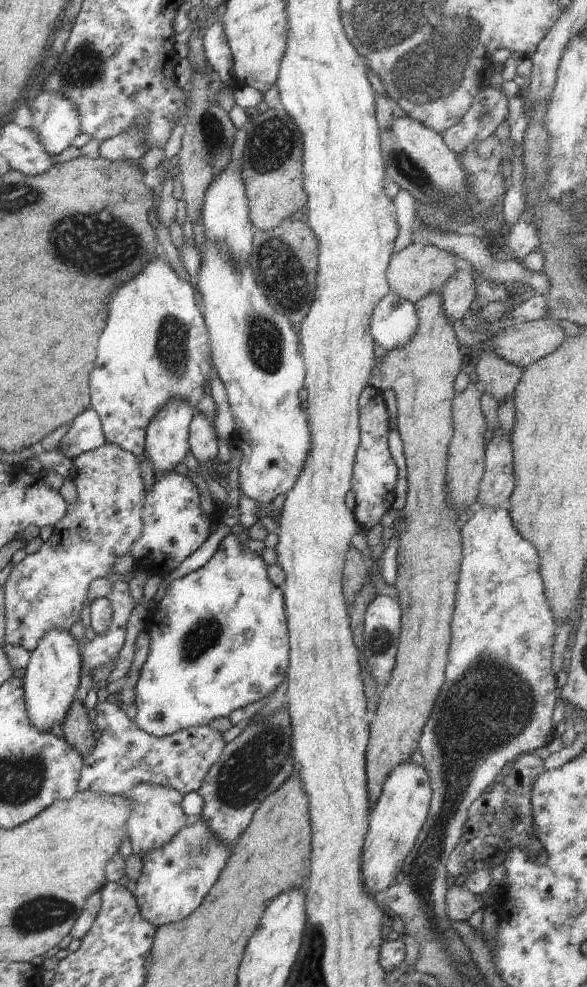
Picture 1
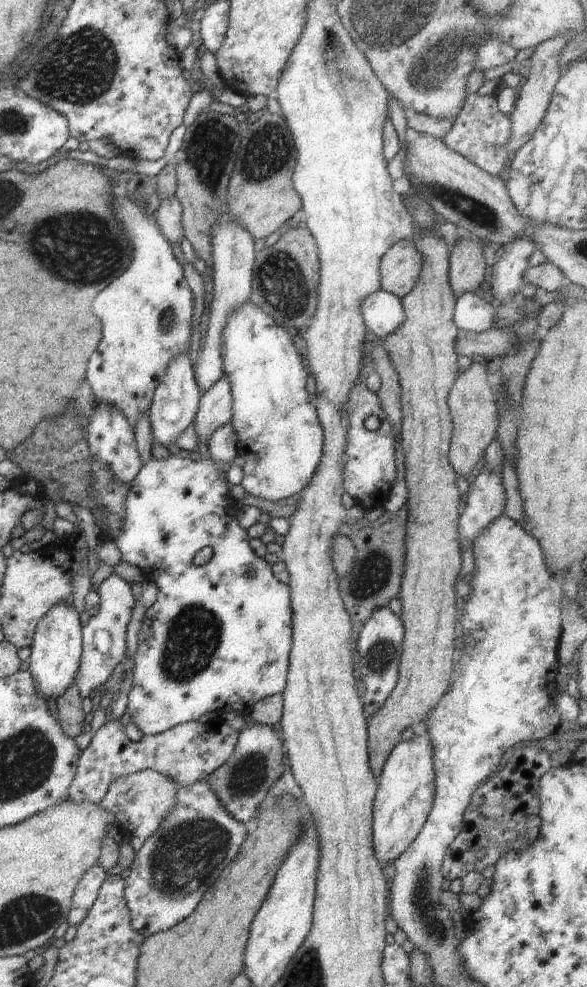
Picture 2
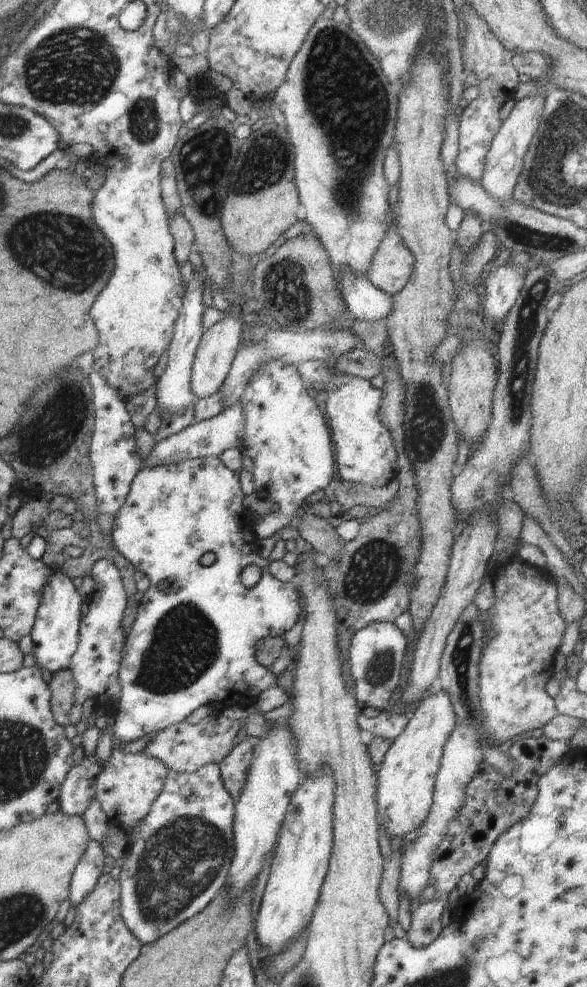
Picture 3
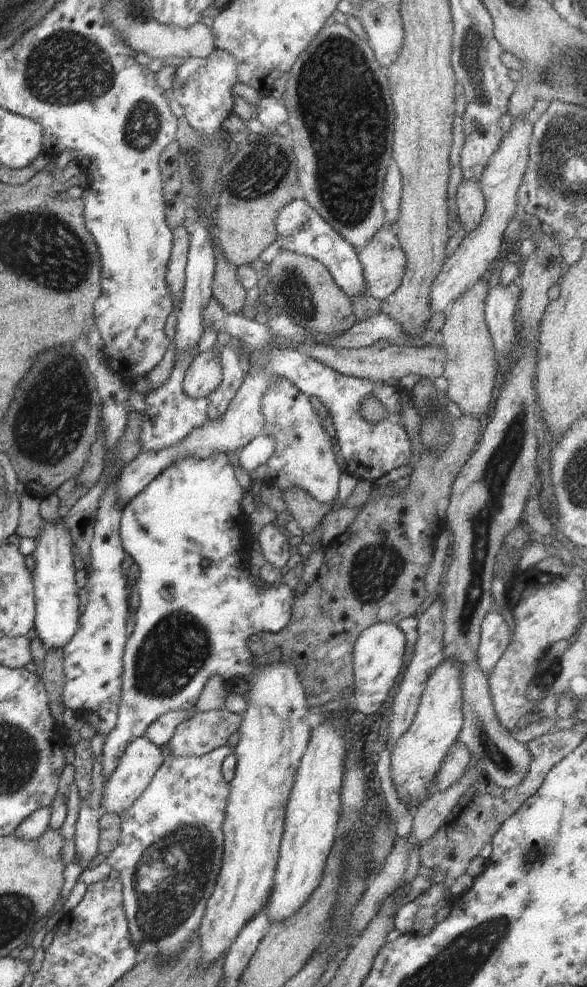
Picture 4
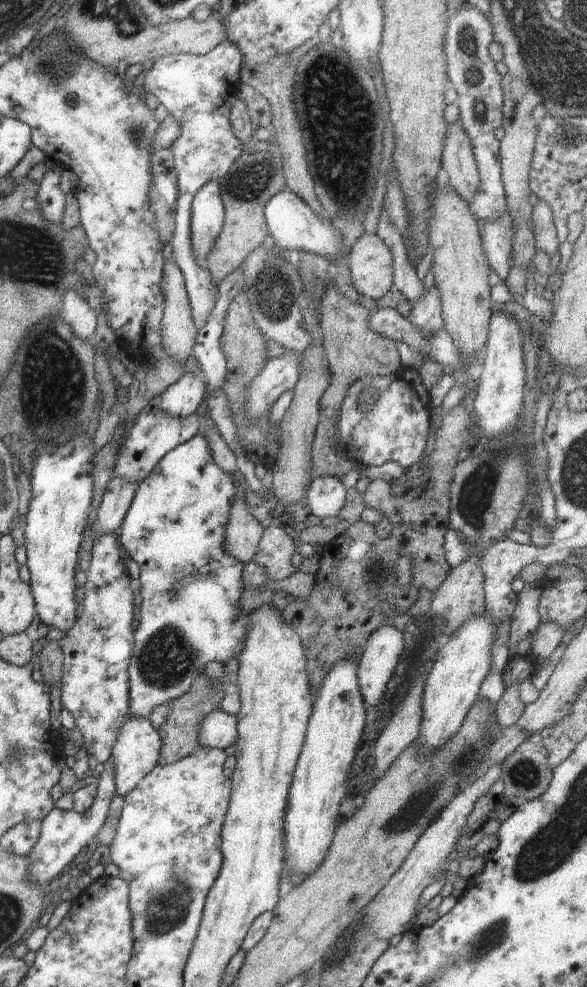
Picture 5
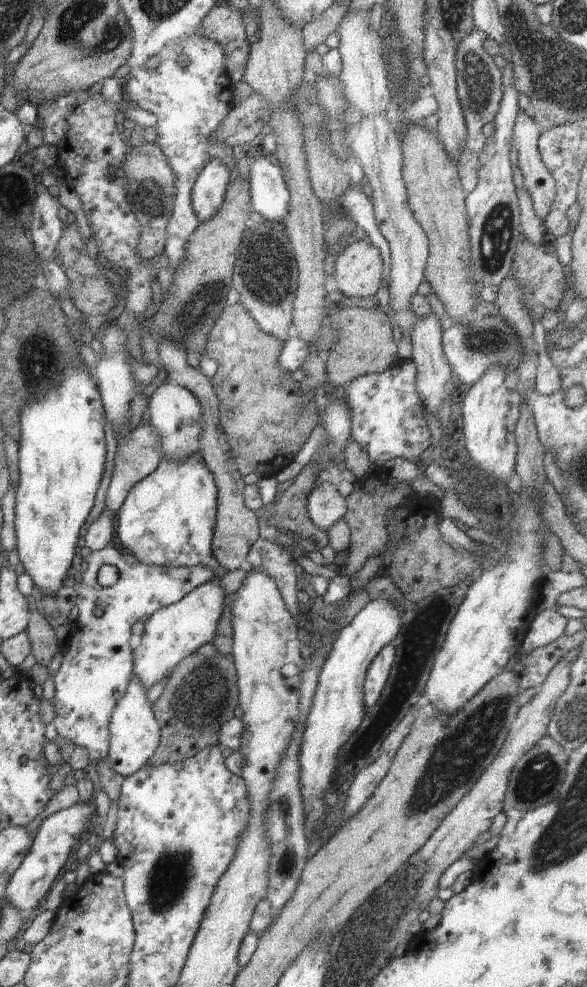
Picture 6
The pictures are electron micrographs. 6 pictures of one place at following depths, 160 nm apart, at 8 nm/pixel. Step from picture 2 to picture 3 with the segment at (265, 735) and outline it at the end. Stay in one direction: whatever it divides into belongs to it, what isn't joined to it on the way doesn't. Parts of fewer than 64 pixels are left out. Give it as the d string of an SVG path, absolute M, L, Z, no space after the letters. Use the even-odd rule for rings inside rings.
M247 737L235 744L235 747L224 757L224 760L218 764L223 785L235 802L244 788L249 764L253 757L254 745L252 740L254 738Z

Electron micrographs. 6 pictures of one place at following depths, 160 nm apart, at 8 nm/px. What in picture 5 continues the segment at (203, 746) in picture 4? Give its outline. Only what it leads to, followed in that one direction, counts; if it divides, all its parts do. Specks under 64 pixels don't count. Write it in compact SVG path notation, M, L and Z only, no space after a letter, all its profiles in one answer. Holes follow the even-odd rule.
M221 709L210 712L201 722L198 741L200 746L224 751L238 740L237 719Z

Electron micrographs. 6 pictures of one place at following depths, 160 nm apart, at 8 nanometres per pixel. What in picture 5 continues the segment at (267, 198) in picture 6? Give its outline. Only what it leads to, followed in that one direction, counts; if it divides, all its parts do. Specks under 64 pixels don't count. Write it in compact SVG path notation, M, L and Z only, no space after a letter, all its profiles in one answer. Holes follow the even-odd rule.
M286 188L286 190L278 190L278 194L274 194L266 206L263 216L267 223L269 234L272 235L274 243L280 246L285 252L301 251L312 252L318 256L328 258L330 263L336 262L336 258L340 256L342 250L342 238L338 238L336 228L332 226L330 218L322 218L318 216L312 208L308 208L308 204L304 204L294 192Z

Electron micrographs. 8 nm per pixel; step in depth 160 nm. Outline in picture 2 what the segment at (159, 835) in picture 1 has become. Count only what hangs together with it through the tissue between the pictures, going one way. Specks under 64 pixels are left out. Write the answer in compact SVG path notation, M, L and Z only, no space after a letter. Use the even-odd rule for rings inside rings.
M147 769L114 780L98 806L104 808L115 822L122 824L122 828L130 834L132 849L138 852L142 844L158 830L160 822L168 816L168 812L172 812L174 804L176 783L156 770Z

